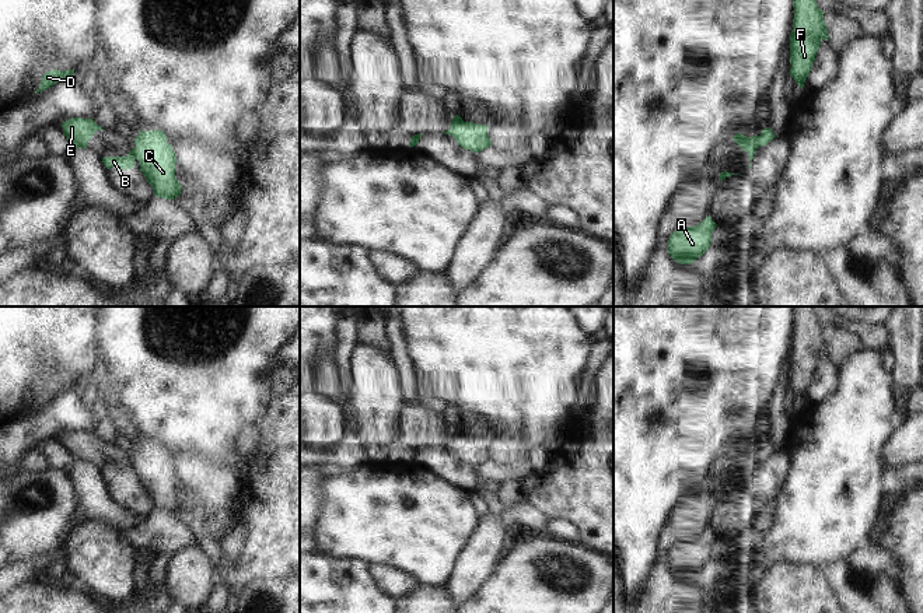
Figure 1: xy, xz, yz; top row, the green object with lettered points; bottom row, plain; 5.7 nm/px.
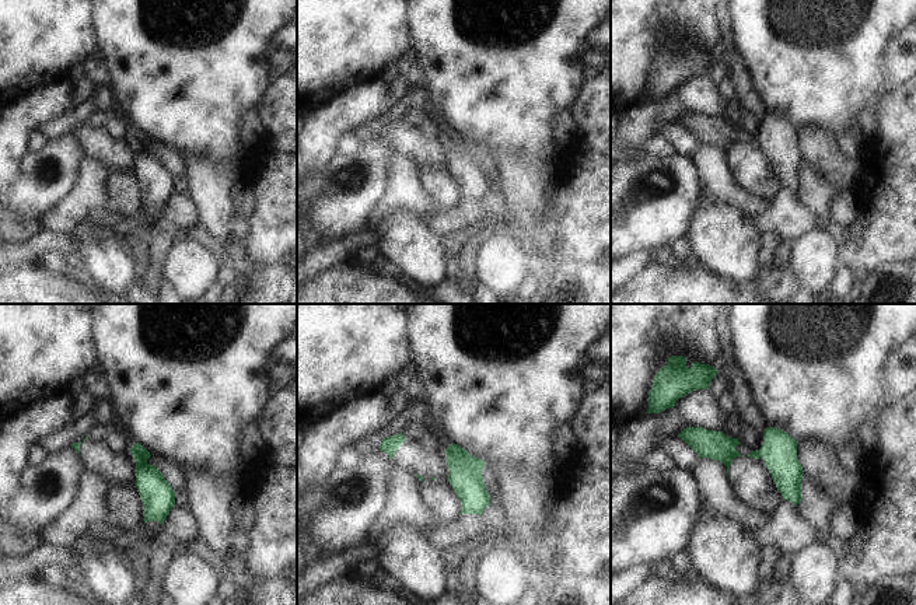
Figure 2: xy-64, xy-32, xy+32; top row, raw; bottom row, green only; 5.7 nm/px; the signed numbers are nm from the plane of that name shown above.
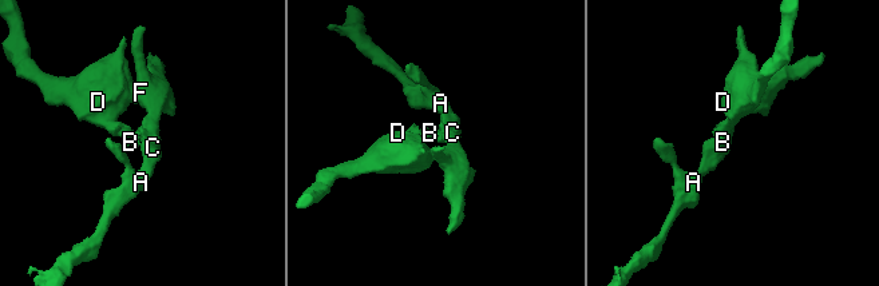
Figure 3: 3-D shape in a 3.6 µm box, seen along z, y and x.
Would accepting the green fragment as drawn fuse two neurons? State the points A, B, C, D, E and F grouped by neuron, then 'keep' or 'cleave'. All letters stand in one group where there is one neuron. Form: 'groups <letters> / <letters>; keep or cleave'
groups A C F / B D E; cleave

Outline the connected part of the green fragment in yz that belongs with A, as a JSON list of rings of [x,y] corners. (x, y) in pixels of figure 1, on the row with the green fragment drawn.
[[[706,216],[699,225],[676,228],[668,241],[669,256],[681,265],[692,265],[710,248],[716,227],[710,216]]]

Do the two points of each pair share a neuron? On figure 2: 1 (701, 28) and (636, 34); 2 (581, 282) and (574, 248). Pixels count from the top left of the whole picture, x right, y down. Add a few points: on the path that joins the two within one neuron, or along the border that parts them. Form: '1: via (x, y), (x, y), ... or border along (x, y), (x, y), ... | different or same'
1: via (685, 21), (651, 21) | same
2: border along (595, 262), (563, 262), (560, 265) | different

